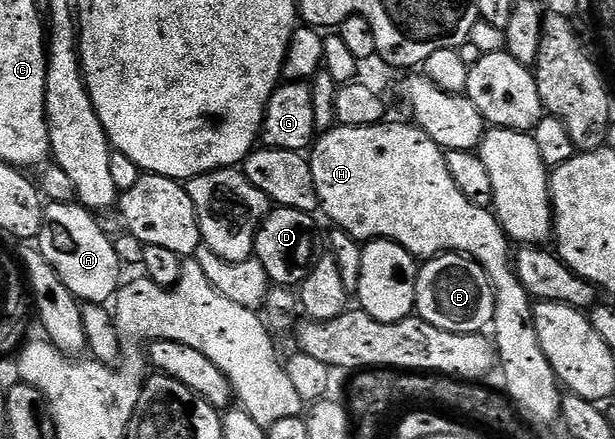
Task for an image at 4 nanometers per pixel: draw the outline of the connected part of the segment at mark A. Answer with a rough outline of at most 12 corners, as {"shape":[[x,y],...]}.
{"shape":[[48,202],[40,254],[81,303],[115,299],[120,254],[97,215]]}

